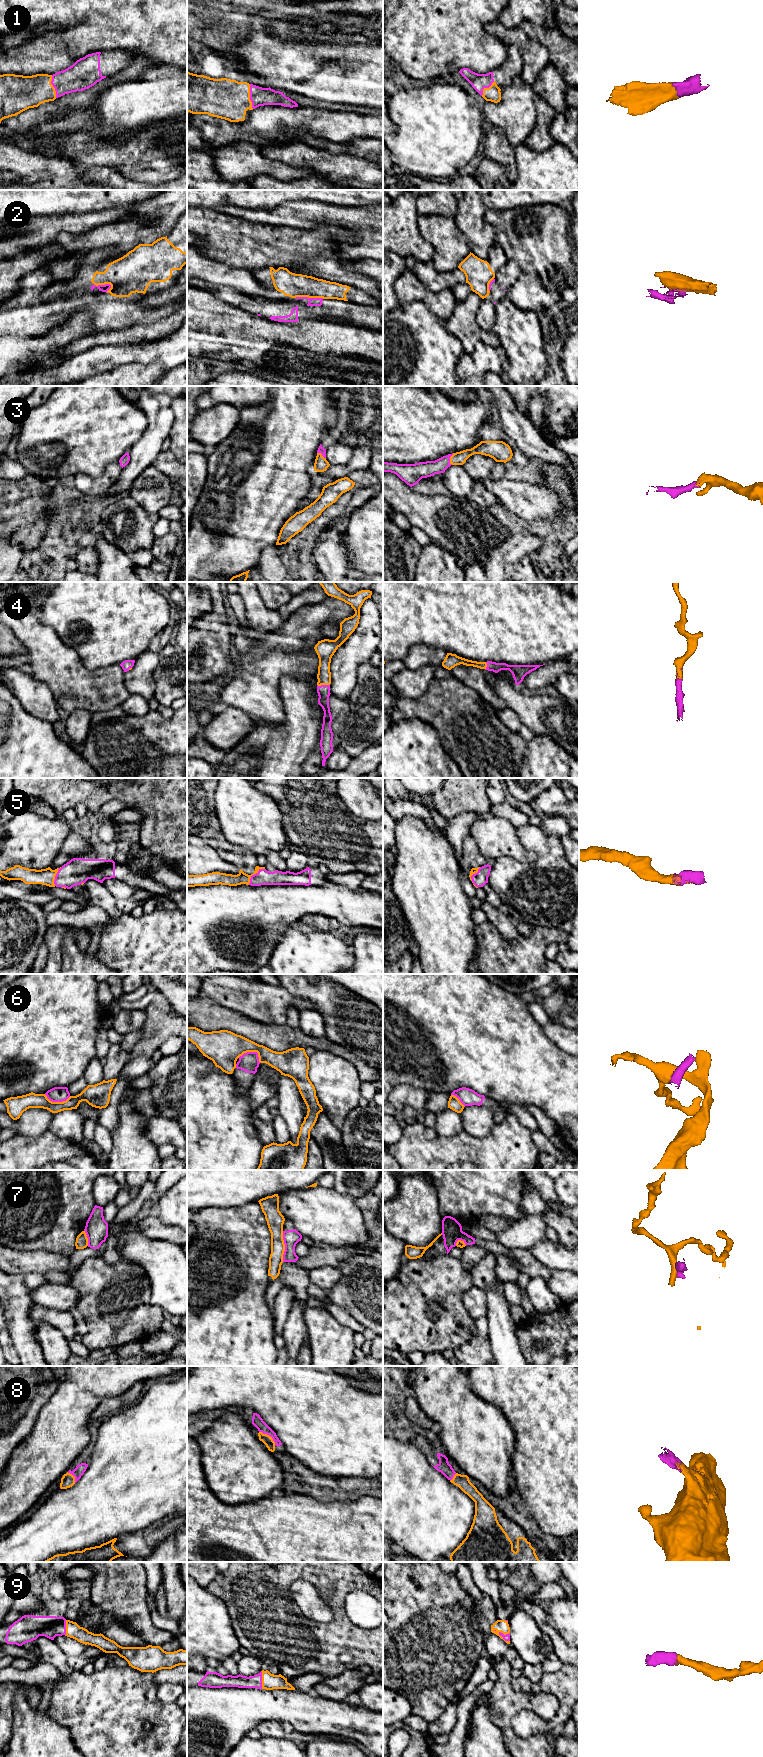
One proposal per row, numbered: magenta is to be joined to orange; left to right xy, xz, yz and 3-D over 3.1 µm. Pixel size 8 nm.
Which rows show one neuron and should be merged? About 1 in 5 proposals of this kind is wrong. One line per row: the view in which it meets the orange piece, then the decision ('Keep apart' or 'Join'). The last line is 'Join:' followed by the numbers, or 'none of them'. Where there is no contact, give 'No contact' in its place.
1: Touches orange in xz. Join
2: Touches orange in xz. Keep apart
3: Touches orange in yz. Join
4: Touches orange in xz. Join
5: Touches orange in xz. Join
6: Touches orange in xz. Keep apart
7: Touches orange in xz. Keep apart
8: Touches orange in xz. Join
9: Touches orange in xz. Join
Join: 1, 3, 4, 5, 8, 9

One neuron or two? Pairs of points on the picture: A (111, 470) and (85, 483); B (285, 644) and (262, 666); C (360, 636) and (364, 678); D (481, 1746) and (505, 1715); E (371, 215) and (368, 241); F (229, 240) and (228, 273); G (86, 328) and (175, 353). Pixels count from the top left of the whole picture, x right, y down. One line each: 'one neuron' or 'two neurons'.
A: one neuron
B: two neurons
C: two neurons
D: two neurons
E: one neuron
F: two neurons
G: two neurons

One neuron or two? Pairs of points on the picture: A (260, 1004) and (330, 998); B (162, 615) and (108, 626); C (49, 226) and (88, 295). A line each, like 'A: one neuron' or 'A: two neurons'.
A: two neurons
B: one neuron
C: two neurons

